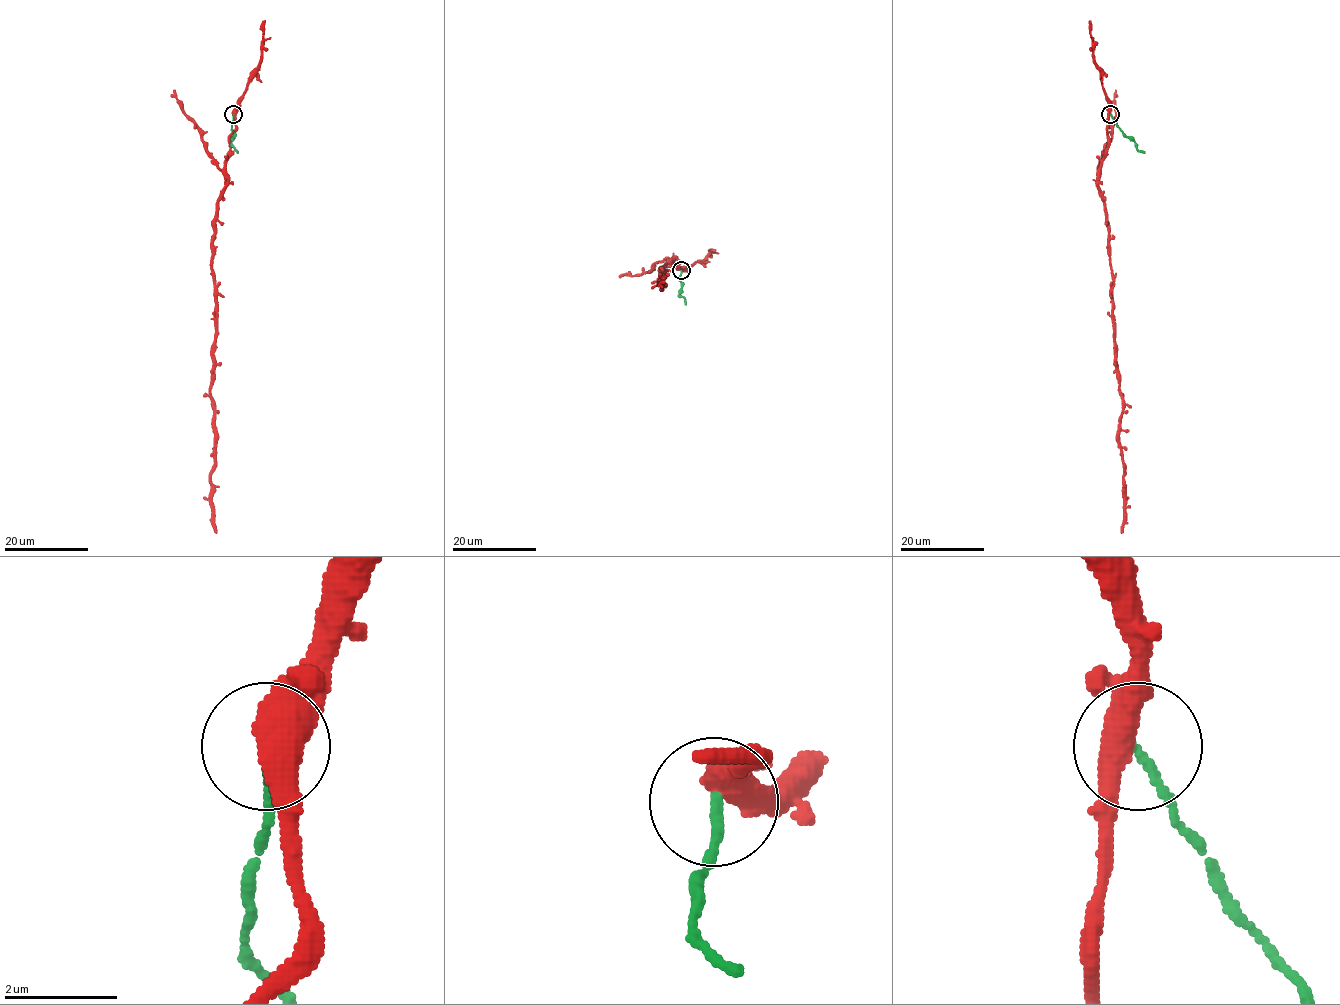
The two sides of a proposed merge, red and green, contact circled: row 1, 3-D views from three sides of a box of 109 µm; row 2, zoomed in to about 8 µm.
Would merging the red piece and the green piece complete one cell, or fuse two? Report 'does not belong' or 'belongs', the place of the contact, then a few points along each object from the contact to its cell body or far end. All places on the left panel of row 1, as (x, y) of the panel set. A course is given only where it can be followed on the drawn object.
does not belong | (233, 114) | red via (233, 114), (235, 131), (212, 241), (210, 477), (216, 532) | green via (233, 114), (231, 145), (237, 153)

